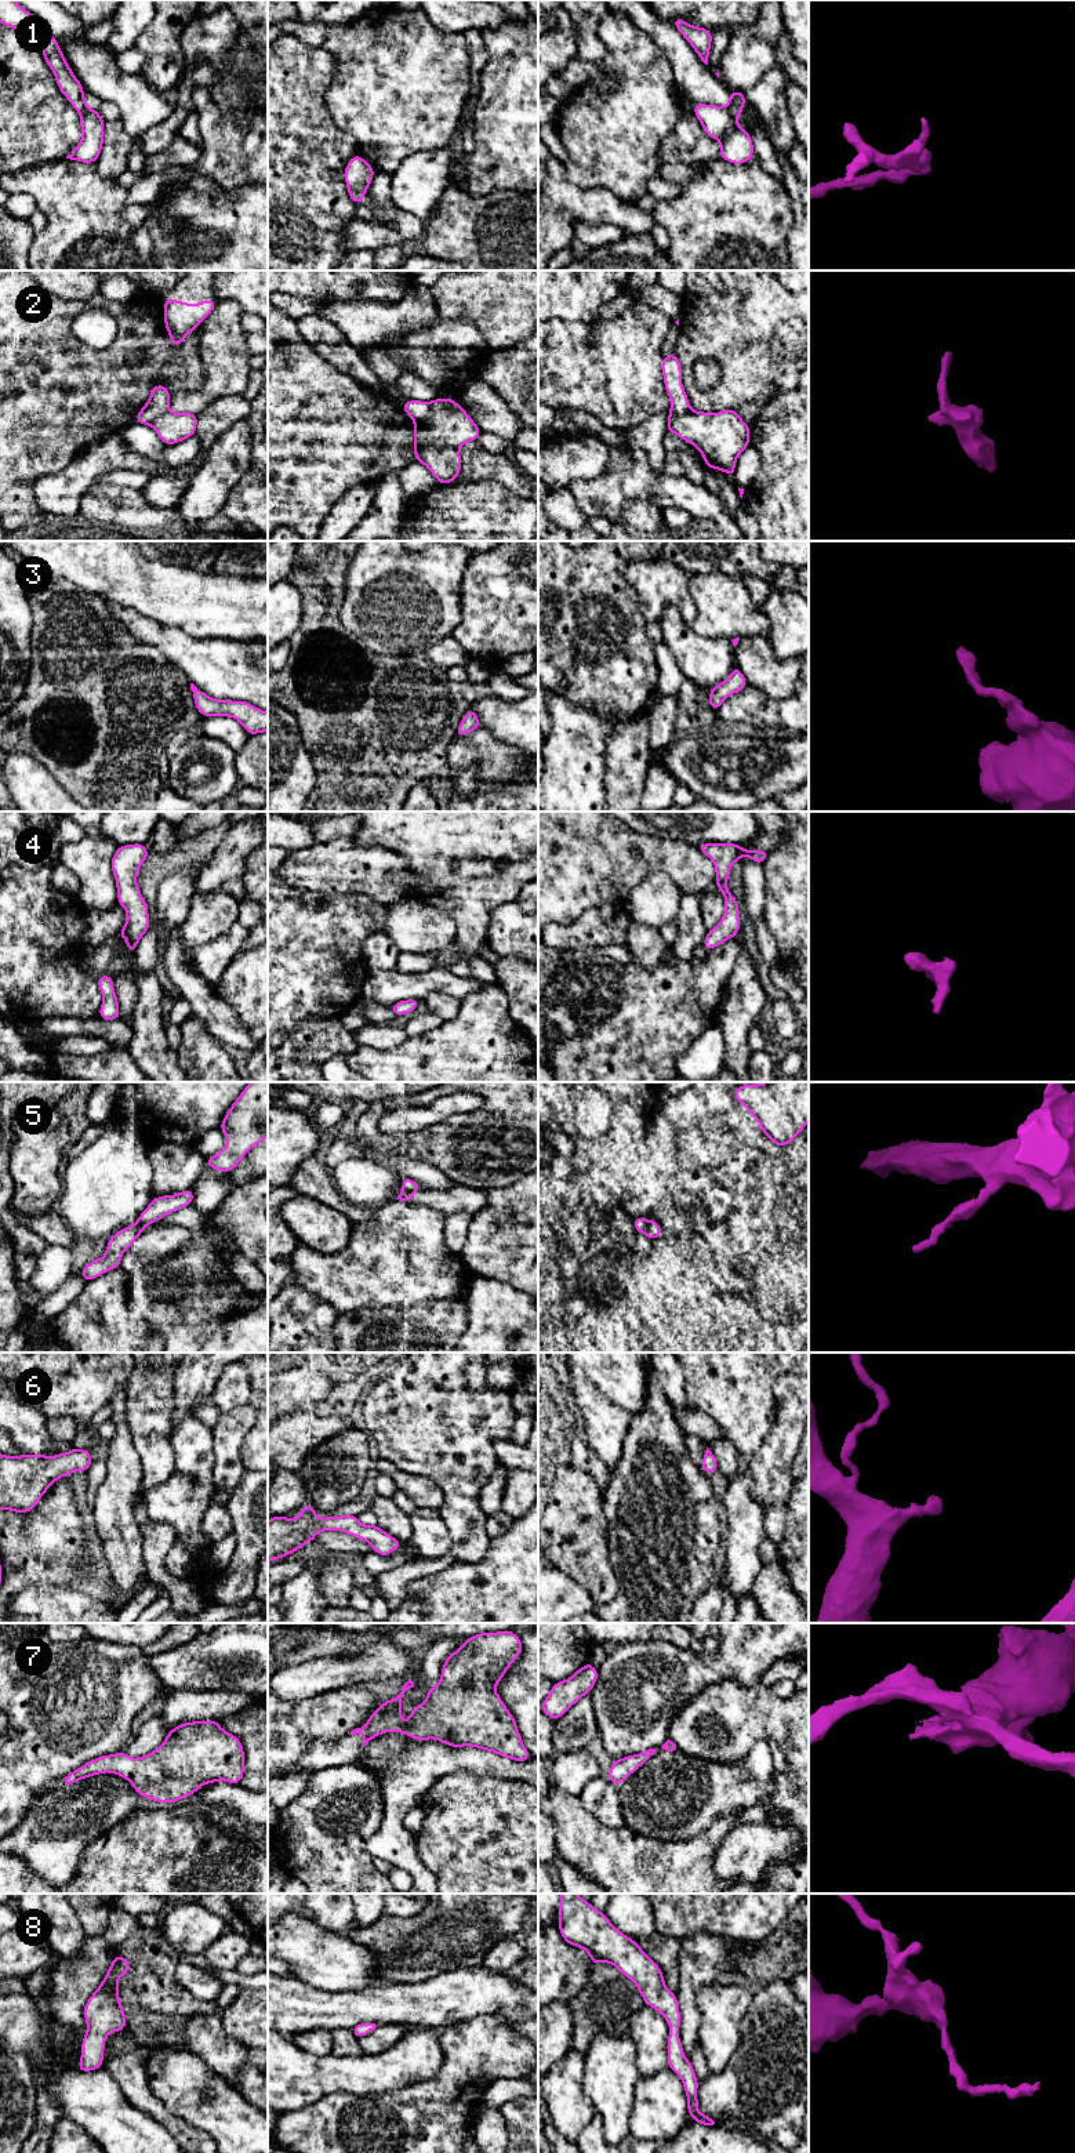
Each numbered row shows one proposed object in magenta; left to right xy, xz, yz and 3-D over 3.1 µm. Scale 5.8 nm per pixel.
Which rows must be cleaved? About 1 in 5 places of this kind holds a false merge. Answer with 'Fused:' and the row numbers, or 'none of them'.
Fused: 1, 2, 5

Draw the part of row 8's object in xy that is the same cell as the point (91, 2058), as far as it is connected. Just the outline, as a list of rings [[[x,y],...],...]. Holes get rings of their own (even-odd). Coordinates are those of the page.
[[[113,1956],[102,1983],[86,2003],[83,2014],[87,2022],[87,2032],[83,2037],[77,2070],[91,2072],[102,2067],[106,2037],[127,2027],[117,1982],[128,1972],[130,1960]]]

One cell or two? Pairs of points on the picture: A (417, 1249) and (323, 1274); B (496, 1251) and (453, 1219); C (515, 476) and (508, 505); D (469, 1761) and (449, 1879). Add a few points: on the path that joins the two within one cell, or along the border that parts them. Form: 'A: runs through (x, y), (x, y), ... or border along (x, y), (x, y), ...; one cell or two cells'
A: runs through (393, 1260), (366, 1274), (347, 1274); one cell
B: border along (474, 1216), (468, 1227), (468, 1238), (458, 1253); two cells
C: border along (482, 479), (498, 480), (523, 497); two cells
D: border along (500, 1778), (451, 1772), (442, 1775), (436, 1781); two cells

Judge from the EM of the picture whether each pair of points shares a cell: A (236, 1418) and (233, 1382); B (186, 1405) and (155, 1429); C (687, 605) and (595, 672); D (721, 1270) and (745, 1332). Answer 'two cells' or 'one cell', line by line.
A: two cells
B: two cells
C: two cells
D: two cells

